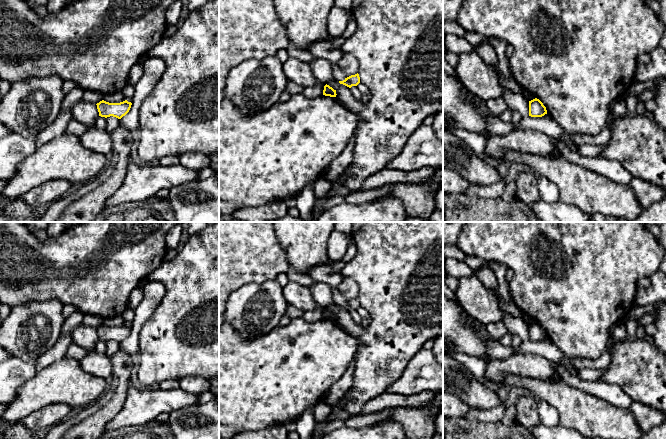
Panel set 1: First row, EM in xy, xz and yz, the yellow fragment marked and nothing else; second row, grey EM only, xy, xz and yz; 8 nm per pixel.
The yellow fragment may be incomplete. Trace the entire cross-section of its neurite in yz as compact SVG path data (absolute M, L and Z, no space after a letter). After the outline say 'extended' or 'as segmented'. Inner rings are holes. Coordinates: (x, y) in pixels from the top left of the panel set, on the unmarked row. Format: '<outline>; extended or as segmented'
M535 322L529 325L529 340L542 341L545 338L547 338L546 331L539 323Z; as segmented

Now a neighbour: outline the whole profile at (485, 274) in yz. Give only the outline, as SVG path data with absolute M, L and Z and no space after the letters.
M485 262L477 271L475 276L482 282L482 284L493 291L498 297L499 305L505 312L511 314L514 317L522 318L523 312L514 304L514 302L505 303L499 296L498 279L489 267L488 262Z

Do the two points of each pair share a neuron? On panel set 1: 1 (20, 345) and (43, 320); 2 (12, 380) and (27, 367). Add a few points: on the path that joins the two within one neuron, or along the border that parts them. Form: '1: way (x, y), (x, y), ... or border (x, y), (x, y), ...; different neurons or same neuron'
1: way (24, 339), (37, 326); same neuron
2: way (14, 376), (23, 370); same neuron

